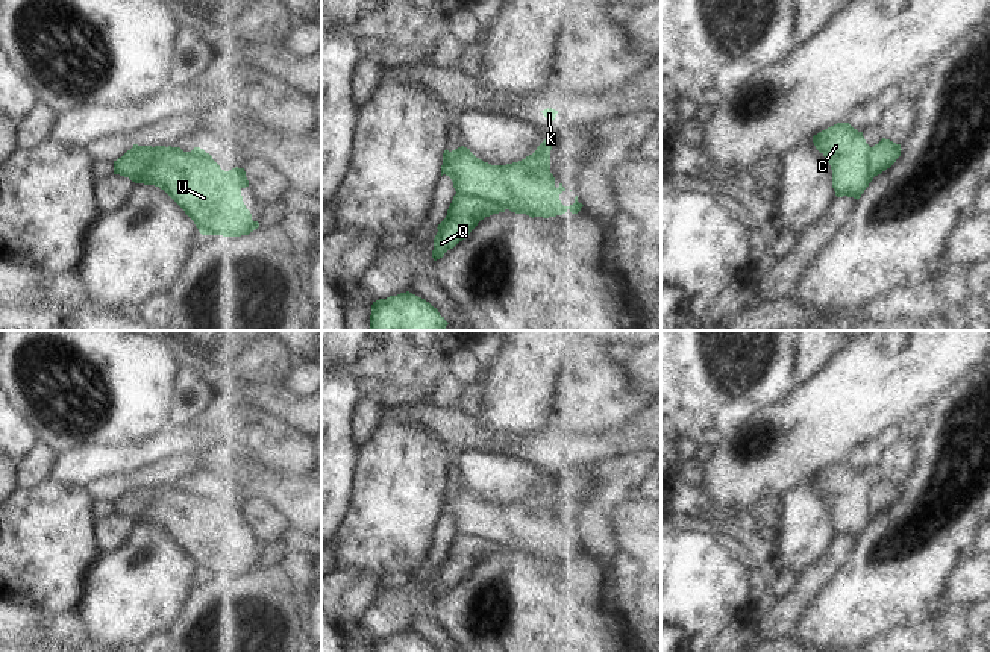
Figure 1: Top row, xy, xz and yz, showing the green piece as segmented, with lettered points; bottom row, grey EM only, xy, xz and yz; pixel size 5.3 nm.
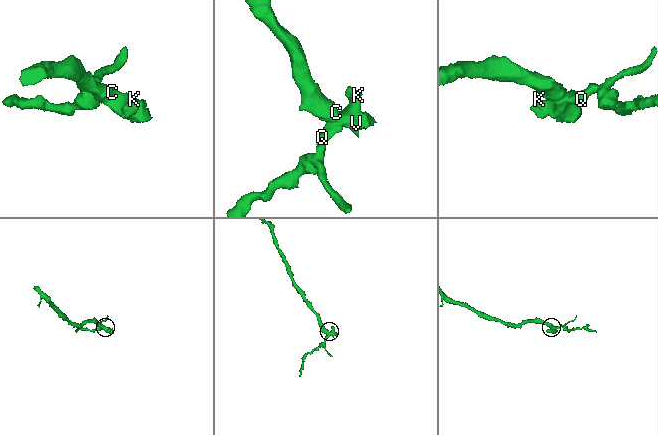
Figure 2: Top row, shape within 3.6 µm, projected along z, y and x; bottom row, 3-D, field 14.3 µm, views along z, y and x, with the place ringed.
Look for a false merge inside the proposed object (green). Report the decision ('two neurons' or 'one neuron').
two neurons

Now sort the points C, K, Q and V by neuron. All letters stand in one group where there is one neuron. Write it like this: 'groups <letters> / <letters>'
groups C K V / Q

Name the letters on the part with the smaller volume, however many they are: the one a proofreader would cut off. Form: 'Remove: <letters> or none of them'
Remove: Q

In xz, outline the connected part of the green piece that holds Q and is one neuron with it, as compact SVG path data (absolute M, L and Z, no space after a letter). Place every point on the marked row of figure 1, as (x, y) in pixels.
M456 193L446 218L437 227L432 250L434 261L443 258L447 250L465 240L481 220L499 212L505 212L502 205Z

